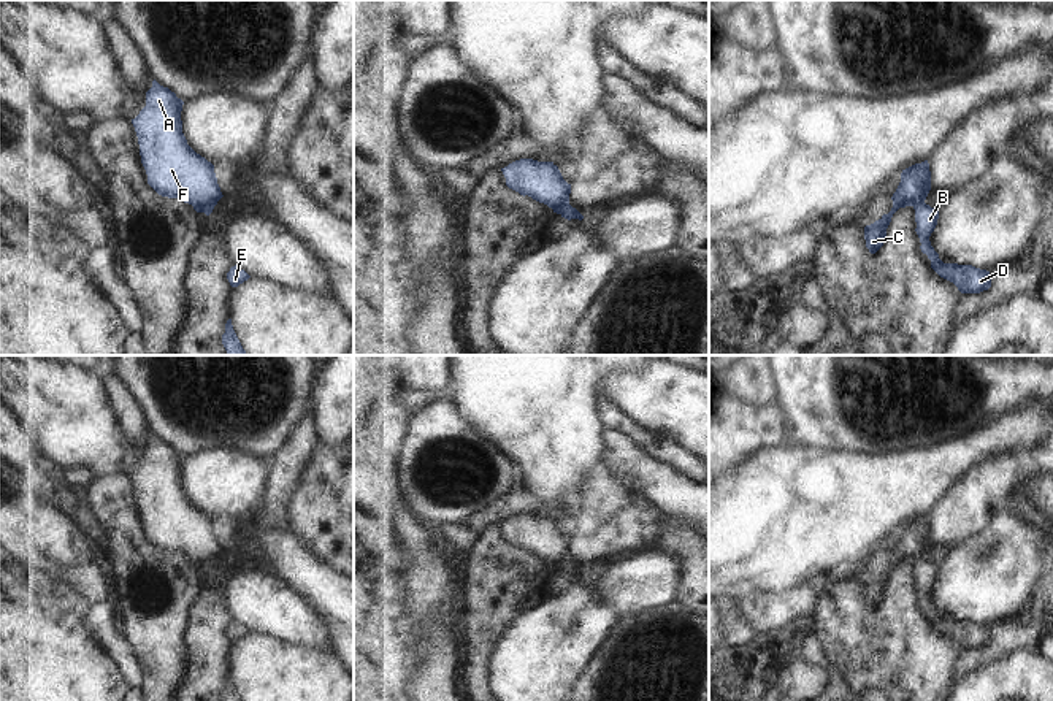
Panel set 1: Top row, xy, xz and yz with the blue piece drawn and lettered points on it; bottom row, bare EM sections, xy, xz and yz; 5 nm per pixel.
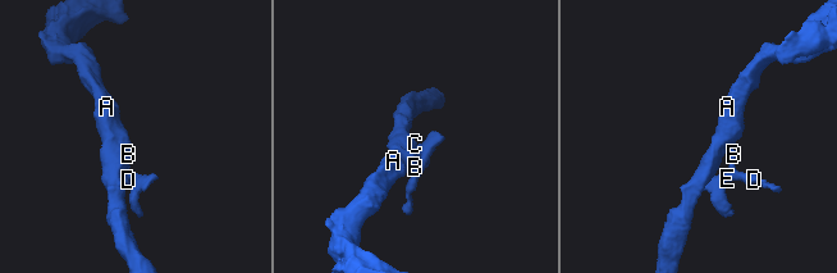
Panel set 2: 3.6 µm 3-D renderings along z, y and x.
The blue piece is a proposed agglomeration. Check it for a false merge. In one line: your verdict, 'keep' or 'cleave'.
cleave

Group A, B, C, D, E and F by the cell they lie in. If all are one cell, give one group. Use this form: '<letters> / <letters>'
A C F / B D E

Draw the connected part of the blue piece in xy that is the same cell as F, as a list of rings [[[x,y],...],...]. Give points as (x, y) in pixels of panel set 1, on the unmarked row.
[[[155,435],[146,447],[146,462],[132,474],[147,539],[162,552],[179,554],[197,568],[224,552],[214,520],[197,509],[182,488],[184,457]]]

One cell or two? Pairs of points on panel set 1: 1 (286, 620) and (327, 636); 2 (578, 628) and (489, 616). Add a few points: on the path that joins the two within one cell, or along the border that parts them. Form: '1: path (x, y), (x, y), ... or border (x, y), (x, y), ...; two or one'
1: path (295, 620), (317, 633); one
2: border (549, 598), (530, 609), (506, 633), (497, 651); two

